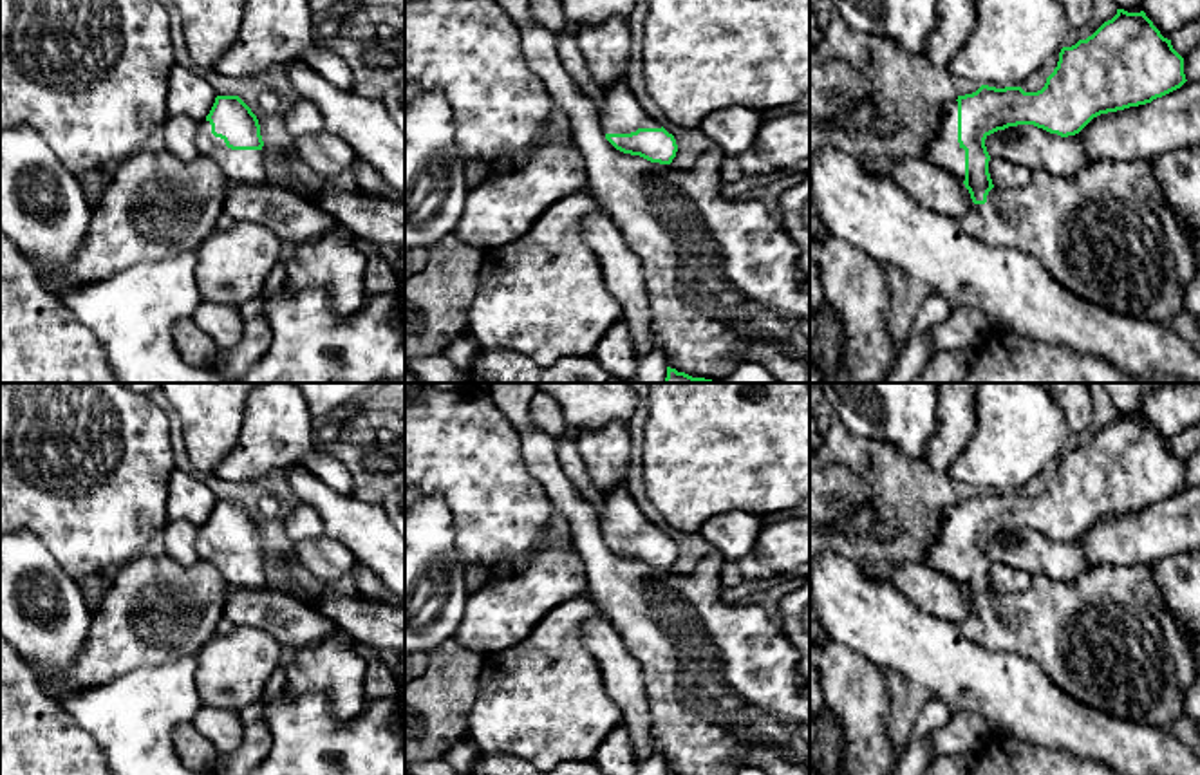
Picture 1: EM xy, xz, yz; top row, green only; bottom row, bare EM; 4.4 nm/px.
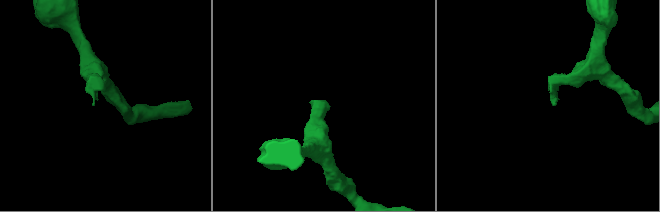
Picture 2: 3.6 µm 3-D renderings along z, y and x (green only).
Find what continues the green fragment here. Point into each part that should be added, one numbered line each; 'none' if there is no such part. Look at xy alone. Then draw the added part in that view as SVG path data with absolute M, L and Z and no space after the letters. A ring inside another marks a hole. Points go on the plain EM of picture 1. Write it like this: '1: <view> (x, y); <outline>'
1: xy (243, 571); M201 526L197 531L197 555L201 560L217 565L224 580L233 589L264 589L267 585L262 555L231 555L224 544L211 538L210 526Z

